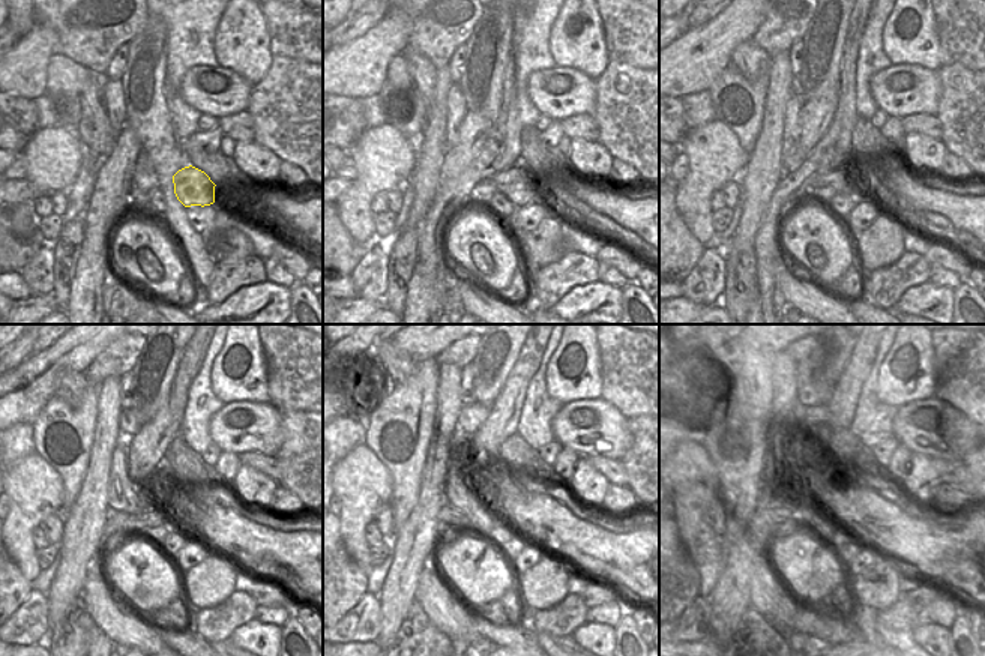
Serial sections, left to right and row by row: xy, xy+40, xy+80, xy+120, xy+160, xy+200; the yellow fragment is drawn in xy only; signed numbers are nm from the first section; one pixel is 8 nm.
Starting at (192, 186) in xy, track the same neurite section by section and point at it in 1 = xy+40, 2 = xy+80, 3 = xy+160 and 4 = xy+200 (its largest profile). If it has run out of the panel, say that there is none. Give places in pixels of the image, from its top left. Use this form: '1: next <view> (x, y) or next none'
1: next xy+40 (515, 183)
2: next xy+80 (838, 179)
3: next xy+160 (448, 515)
4: next xy+200 (777, 512)

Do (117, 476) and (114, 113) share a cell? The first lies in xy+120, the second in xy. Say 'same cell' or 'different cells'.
same cell

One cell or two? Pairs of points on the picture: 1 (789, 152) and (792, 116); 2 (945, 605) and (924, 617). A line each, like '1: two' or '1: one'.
1: one
2: one

